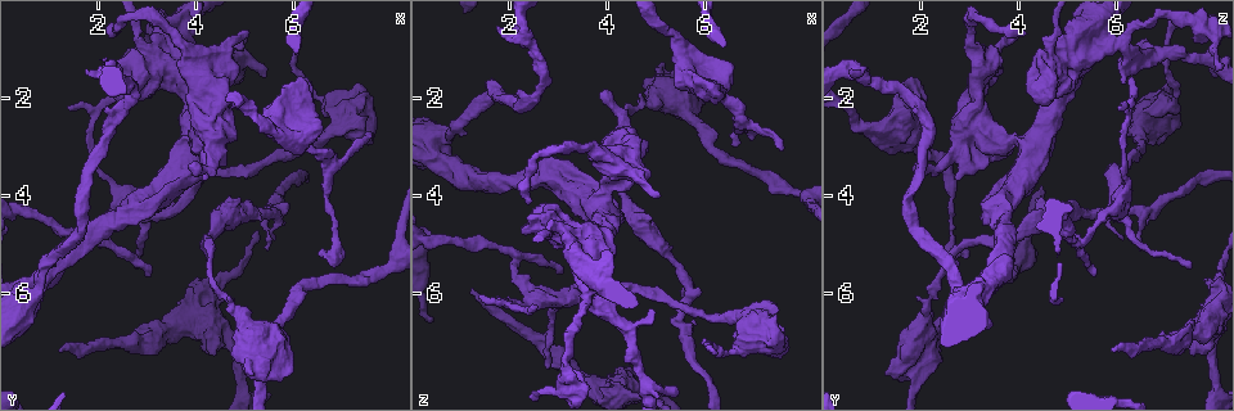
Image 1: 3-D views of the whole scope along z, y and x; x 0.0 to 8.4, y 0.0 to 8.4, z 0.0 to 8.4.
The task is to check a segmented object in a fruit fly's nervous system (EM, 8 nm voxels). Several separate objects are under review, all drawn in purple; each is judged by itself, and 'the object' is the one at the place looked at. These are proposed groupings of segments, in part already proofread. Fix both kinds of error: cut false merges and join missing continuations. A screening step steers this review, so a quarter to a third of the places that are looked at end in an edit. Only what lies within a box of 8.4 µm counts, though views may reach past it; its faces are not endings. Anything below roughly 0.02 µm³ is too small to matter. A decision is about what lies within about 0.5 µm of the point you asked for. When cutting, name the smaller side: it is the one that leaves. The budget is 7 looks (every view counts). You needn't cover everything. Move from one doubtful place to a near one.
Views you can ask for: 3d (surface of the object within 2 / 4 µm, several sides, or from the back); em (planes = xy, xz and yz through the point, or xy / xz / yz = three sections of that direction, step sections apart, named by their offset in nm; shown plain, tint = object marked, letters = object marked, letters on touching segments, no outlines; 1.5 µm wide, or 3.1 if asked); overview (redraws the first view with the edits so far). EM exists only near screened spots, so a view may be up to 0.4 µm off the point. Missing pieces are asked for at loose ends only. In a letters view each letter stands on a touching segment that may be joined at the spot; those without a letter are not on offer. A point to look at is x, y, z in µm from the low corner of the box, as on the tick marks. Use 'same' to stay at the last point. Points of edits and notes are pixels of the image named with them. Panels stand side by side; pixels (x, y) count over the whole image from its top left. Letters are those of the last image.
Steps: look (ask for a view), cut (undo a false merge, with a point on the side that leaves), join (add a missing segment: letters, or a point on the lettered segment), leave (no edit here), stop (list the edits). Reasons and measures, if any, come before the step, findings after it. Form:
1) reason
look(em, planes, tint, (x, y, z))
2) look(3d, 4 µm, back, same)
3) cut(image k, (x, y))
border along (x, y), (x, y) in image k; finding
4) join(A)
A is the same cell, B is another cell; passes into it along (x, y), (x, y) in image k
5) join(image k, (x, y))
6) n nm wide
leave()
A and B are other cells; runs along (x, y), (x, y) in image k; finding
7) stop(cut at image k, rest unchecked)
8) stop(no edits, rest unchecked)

thin end
look(3d, 4 µm, (1.35, 2.15, 6.10))

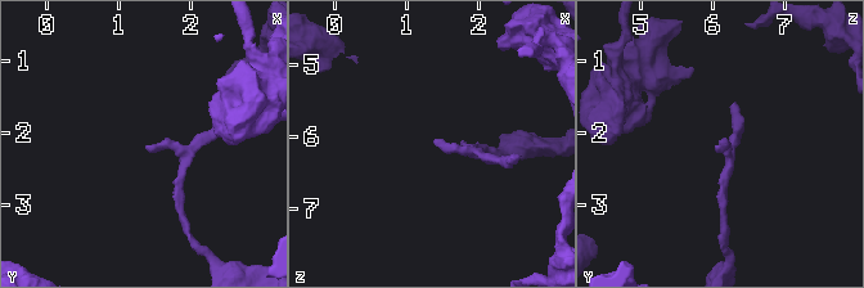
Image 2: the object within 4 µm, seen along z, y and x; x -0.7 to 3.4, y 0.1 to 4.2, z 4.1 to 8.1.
need the tissue
look(em, planes, letters, (1.40, 2.20, 6.05))

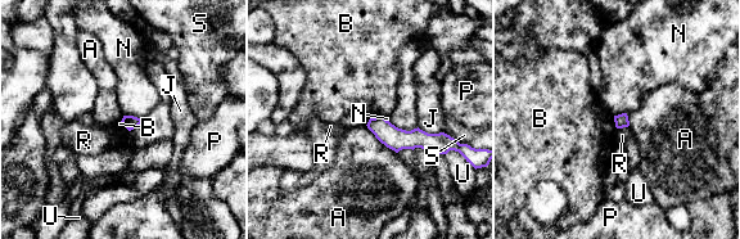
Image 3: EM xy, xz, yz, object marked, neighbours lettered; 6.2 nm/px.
80 nm wide
leave()
A, B, J, N, P, R, S and U are other cells; runs along (370, 125), (396, 139), (445, 140) in image 3; no lettered segment goes on from it

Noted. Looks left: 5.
branch stops here
look(em, yz, step 8, letters, (4.95, 0.90, 6.40))

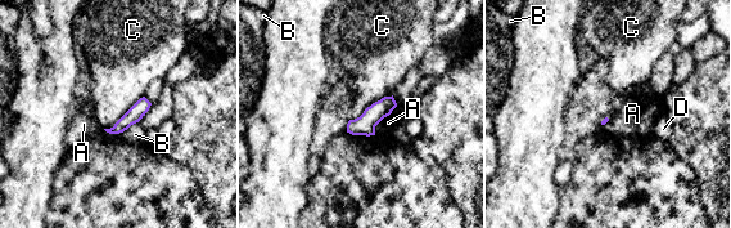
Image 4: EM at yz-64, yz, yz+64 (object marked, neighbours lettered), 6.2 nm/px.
look(em, planes, letters, same)

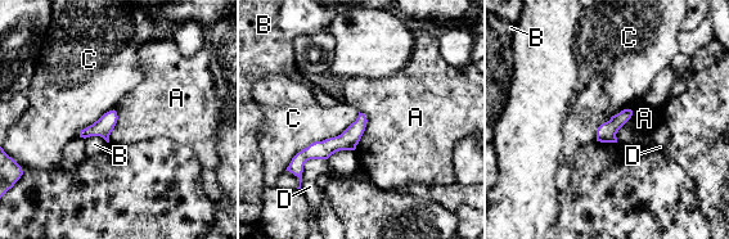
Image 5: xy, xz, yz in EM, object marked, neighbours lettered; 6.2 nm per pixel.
leave()
A, B, C and D are other cells; border along (630, 108), (616, 141) in image 5; none of them fits

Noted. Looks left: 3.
arms part here
look(3d, 4 µm, (2.10, 4.90, 5.25))

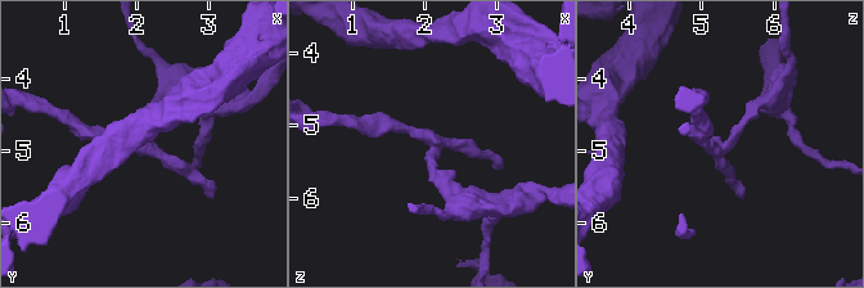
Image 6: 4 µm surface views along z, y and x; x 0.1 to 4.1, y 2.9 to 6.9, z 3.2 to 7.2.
look(em, planes, plain, (2.15, 4.90, 5.25))

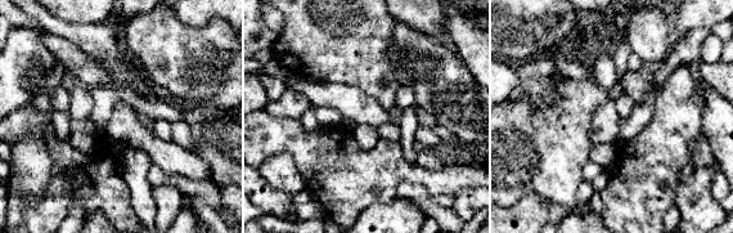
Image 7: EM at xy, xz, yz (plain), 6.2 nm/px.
look(em, planes, letters, same)

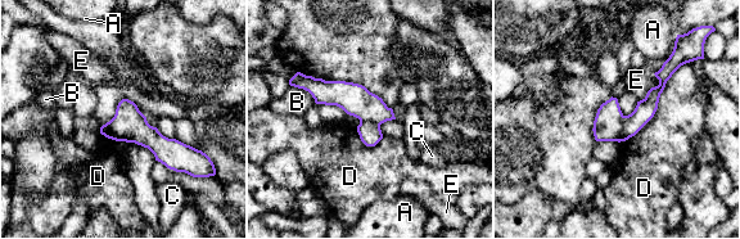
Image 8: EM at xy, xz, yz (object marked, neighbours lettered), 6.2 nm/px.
cut(image 8, (645, 109))
A, B, C, D and E are other cells; border along (625, 116), (619, 140) in image 8; a second neuron is stuck on

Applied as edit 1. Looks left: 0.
stop(cut at image 8, rest unchecked)

